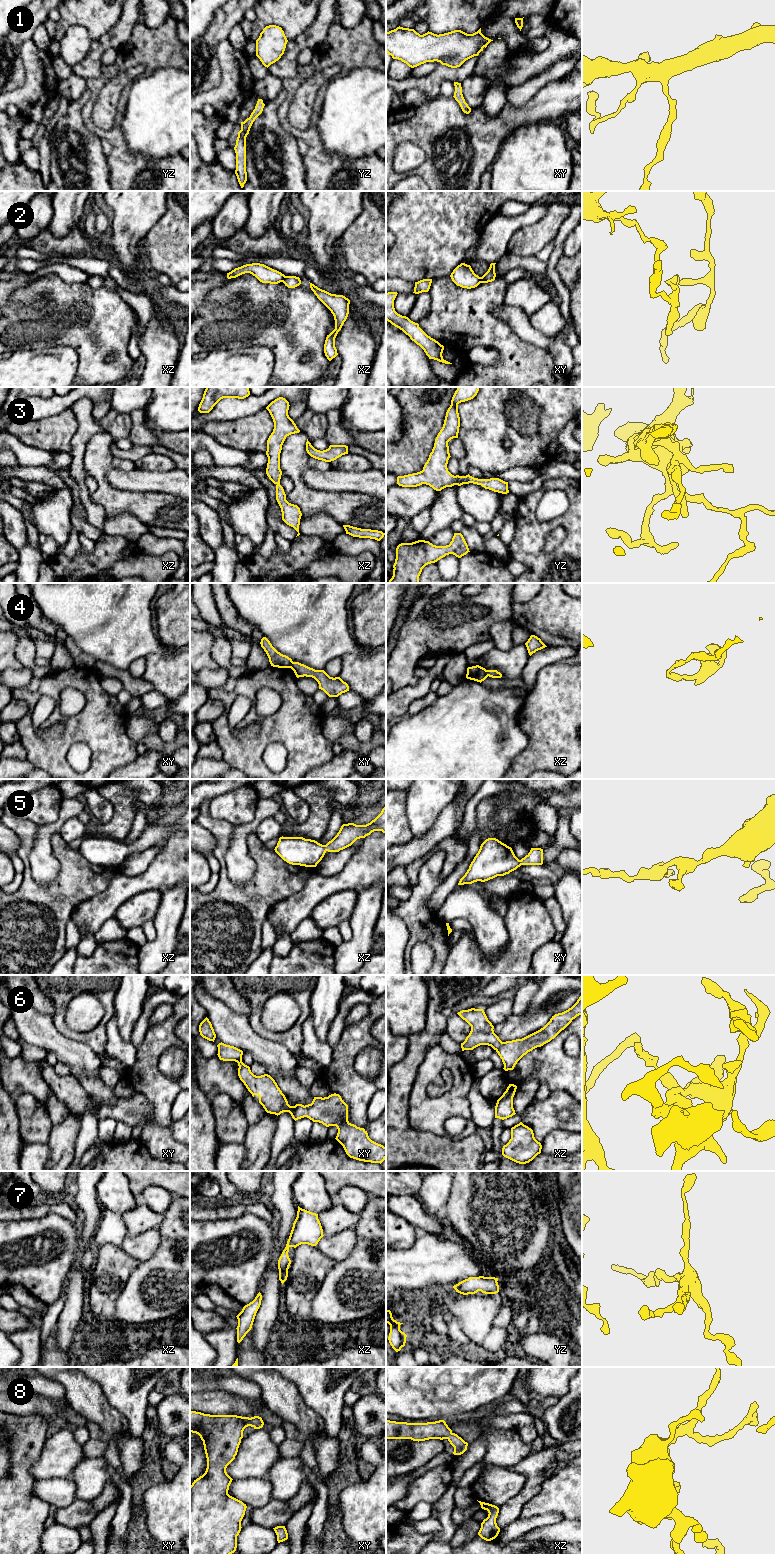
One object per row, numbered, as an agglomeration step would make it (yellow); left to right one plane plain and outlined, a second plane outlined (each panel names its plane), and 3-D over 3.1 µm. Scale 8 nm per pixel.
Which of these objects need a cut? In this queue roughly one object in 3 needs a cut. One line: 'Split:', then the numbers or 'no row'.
Split: 2, 4

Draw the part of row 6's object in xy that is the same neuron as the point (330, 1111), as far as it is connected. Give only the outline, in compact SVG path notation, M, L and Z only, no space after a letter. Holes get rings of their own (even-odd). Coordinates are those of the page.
M222 1042L217 1047L220 1060L238 1063L240 1080L253 1097L259 1096L259 1103L267 1113L278 1116L283 1112L289 1112L295 1121L307 1117L326 1127L336 1126L338 1133L335 1139L350 1158L380 1164L386 1159L386 1147L372 1141L364 1128L348 1121L348 1105L339 1094L334 1093L324 1098L314 1097L312 1103L305 1106L302 1104L290 1106L270 1075L256 1076L250 1067L242 1062L242 1050Z

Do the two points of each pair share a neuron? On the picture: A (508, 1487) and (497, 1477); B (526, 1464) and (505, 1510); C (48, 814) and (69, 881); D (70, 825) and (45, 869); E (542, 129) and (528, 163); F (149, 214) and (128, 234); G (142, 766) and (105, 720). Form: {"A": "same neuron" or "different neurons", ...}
{"A": "same neuron", "B": "same neuron", "C": "different neurons", "D": "different neurons", "E": "same neuron", "F": "same neuron", "G": "different neurons"}

